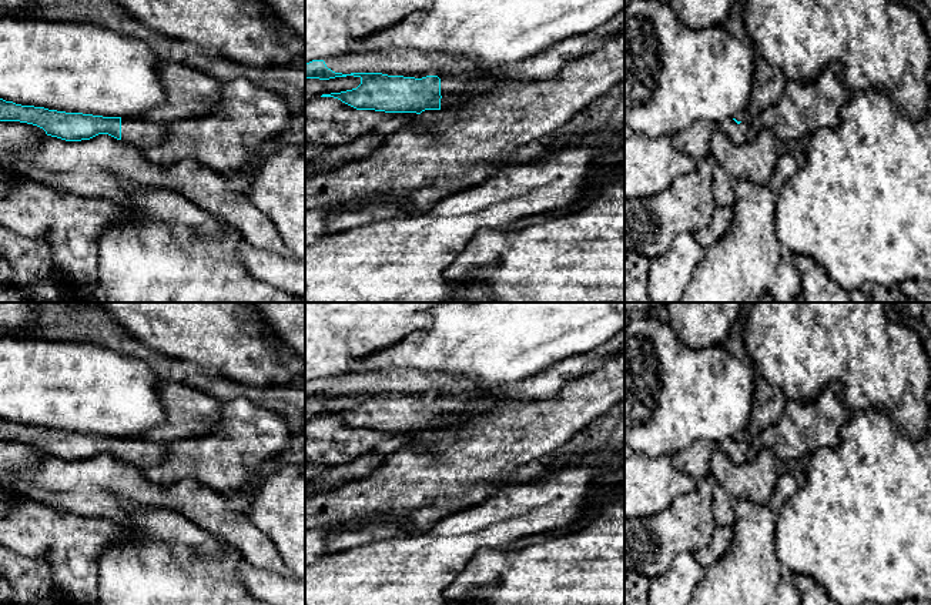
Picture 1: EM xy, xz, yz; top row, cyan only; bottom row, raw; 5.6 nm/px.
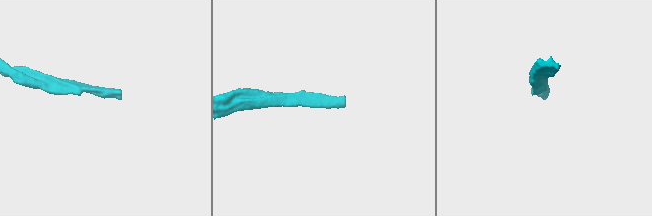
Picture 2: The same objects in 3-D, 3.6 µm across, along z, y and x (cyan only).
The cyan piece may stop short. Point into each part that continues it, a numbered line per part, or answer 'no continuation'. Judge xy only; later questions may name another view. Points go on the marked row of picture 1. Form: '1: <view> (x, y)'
1: xy (144, 134)

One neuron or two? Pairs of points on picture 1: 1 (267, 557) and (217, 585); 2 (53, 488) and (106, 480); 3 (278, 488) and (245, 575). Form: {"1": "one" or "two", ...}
{"1": "two", "2": "one", "3": "one"}

